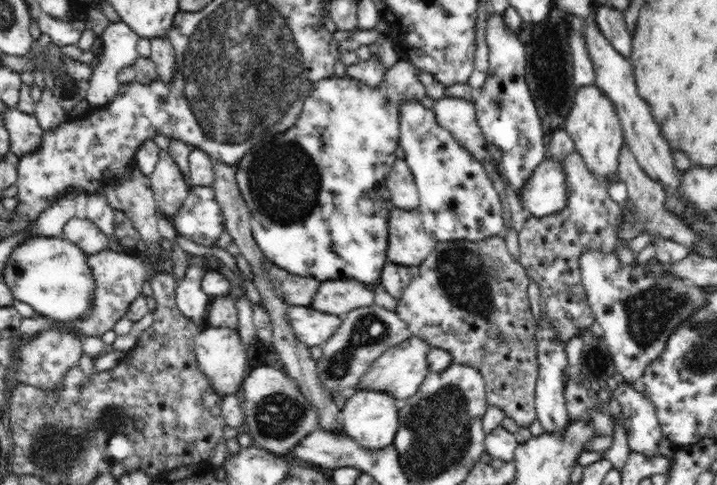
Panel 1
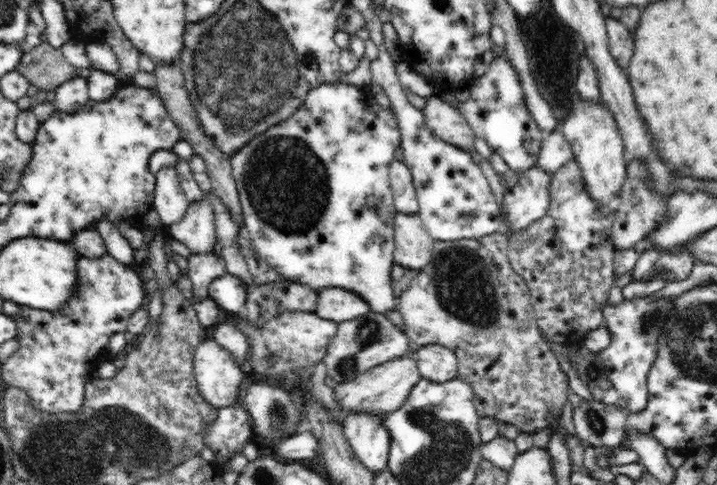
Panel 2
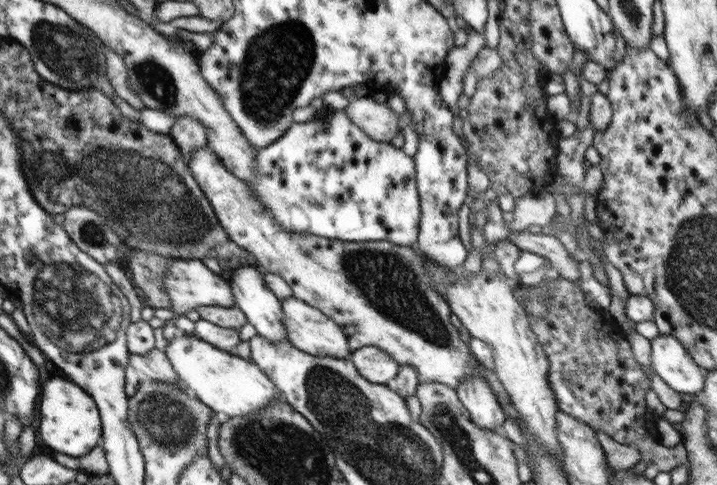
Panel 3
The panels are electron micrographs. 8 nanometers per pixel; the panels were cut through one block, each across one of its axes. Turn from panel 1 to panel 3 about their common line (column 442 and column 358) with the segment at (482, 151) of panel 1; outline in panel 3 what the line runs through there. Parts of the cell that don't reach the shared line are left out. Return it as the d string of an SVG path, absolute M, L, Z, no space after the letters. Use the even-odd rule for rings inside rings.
M372 93L363 97L351 97L345 111L350 120L372 140L390 143L400 133L399 116L394 115L386 102L376 102Z

